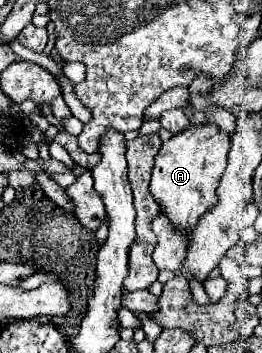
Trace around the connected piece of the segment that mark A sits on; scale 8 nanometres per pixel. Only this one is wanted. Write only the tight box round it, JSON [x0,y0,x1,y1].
[150,123,228,233]

